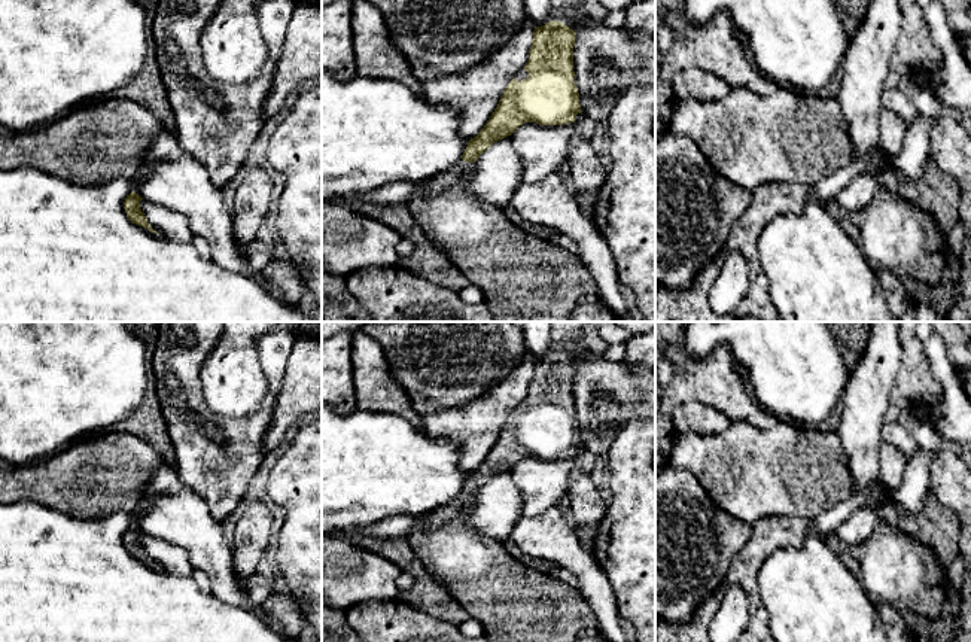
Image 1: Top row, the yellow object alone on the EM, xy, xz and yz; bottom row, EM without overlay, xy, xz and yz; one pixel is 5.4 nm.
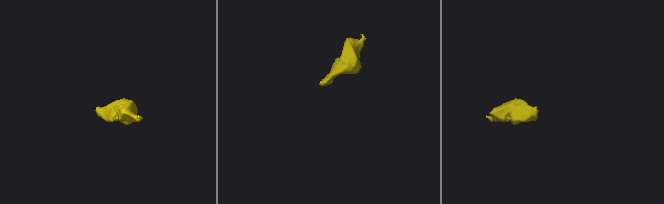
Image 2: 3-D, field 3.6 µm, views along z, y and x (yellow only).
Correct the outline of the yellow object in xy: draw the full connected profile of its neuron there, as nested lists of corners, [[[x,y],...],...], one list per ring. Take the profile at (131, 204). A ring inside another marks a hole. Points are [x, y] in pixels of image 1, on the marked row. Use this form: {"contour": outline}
{"contour": [[[134,191],[125,198],[125,201],[124,201],[124,209],[125,209],[125,212],[127,212],[127,216],[128,216],[128,219],[130,219],[133,223],[136,223],[136,225],[139,225],[139,226],[143,226],[143,228],[147,228],[149,231],[158,234],[158,232],[150,226],[150,223],[147,222],[144,213],[143,213],[141,209],[140,209],[140,201],[141,201],[141,200],[143,200],[143,198],[141,198],[139,194],[136,194]]]}

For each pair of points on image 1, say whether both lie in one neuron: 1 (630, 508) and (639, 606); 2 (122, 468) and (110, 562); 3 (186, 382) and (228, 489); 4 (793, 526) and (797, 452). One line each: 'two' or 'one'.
1: one
2: two
3: one
4: two

